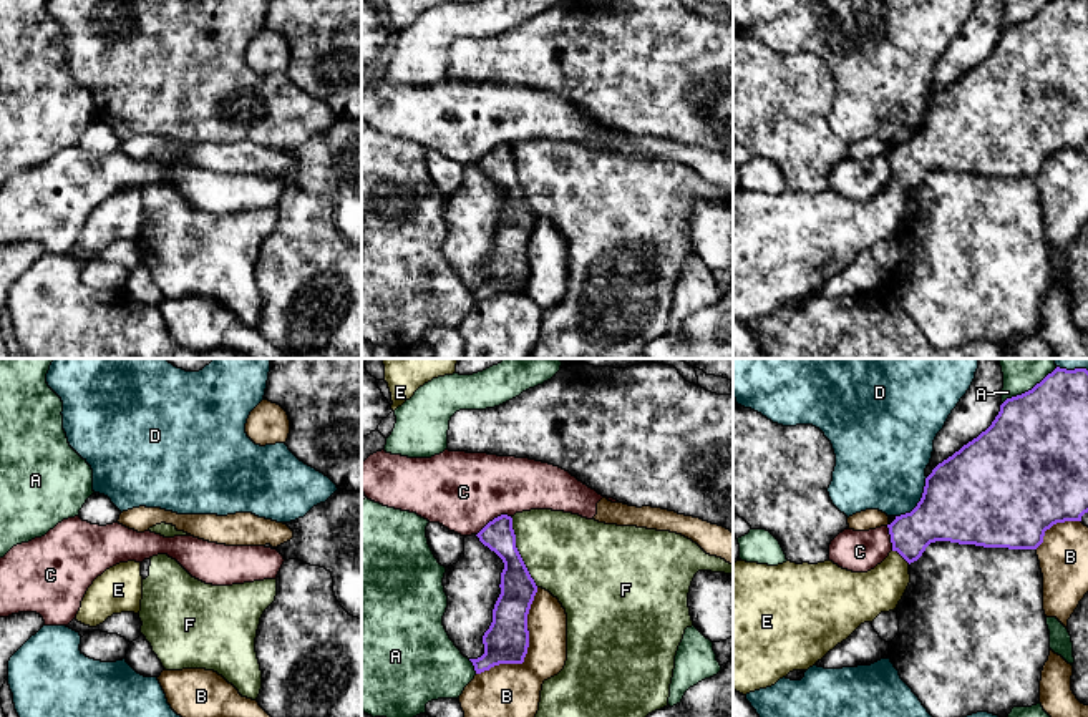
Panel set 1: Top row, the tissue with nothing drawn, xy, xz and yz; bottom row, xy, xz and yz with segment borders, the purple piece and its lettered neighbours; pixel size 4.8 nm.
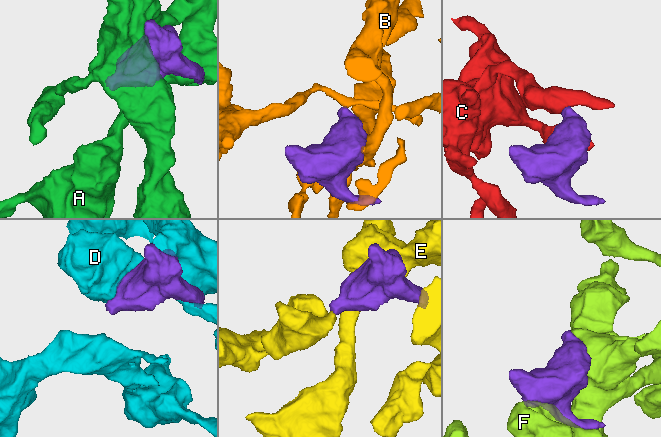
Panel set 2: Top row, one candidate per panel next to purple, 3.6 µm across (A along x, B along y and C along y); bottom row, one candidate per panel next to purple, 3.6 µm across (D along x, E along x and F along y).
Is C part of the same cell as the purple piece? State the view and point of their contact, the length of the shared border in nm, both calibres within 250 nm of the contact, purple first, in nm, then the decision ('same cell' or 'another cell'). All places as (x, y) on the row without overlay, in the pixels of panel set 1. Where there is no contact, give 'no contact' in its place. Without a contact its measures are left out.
meets purple in xz at (495, 146); contact 190 nm long; 160 nm thick on the purple side, 380 nm on the other; another cell

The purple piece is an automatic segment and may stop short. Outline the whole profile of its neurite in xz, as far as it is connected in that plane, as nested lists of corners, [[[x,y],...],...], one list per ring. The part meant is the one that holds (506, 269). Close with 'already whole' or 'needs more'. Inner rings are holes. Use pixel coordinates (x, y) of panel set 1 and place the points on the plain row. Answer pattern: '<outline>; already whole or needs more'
[[[511,144],[494,146],[476,164],[504,191],[493,251],[483,264],[484,282],[469,287],[476,302],[481,302],[499,292],[524,290],[529,276],[527,242],[537,214],[516,176]]]; already whole

